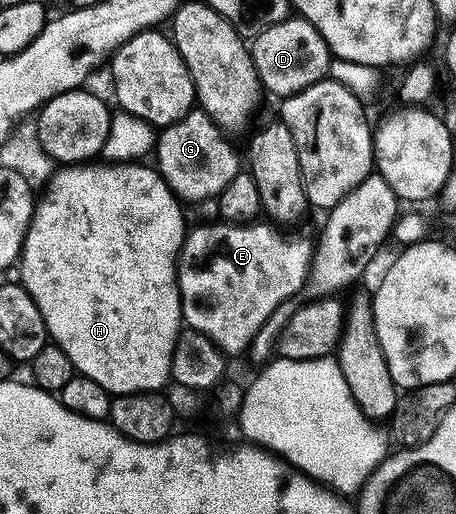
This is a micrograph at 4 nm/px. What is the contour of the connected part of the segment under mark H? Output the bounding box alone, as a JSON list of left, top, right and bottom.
[17,161,185,397]

